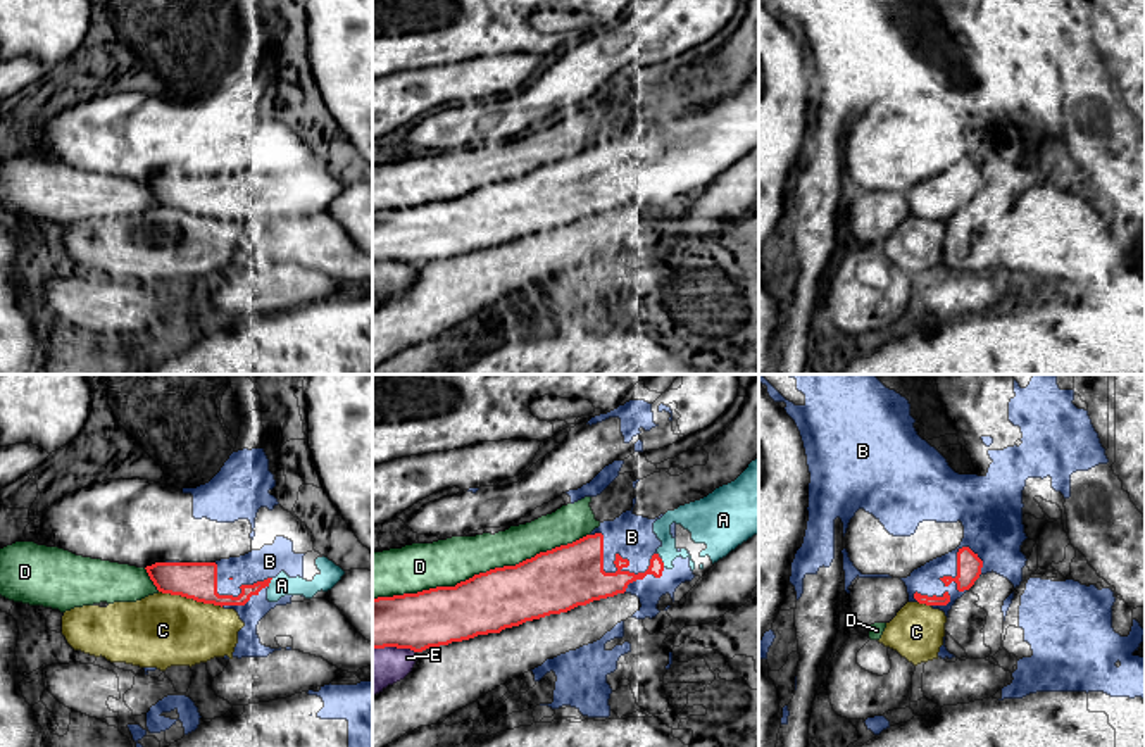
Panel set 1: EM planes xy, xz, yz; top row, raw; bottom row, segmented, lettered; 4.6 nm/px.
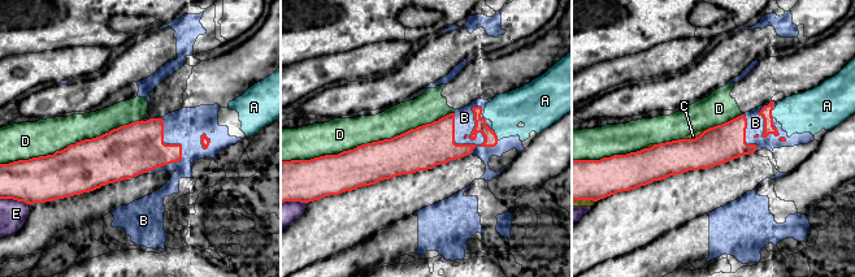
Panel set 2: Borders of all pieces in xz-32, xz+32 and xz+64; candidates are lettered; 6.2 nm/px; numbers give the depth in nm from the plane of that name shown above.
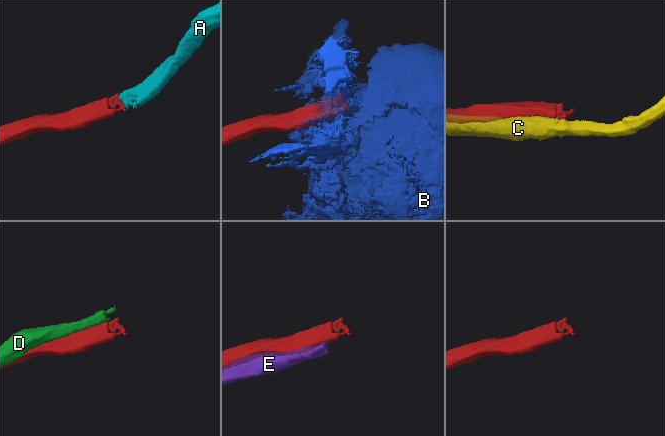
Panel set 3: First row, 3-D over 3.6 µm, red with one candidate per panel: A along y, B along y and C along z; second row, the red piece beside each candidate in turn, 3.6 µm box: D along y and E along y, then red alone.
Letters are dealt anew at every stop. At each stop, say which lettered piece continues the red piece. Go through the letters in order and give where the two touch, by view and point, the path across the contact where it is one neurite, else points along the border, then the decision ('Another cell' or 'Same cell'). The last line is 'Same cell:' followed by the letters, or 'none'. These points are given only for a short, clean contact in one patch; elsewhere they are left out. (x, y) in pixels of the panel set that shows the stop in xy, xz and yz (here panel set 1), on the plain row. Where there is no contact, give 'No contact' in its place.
A: Touches red at xy (269, 195). Path across: xy (247, 204), (269, 195), (281, 199). Same cell
B: Touches red at xz (611, 187). Another cell
C: Touches red at xy (190, 211). Another cell
D: Touches red at xz (480, 187). Another cell
E: Touches red at xz (394, 259). Another cell
Same cell: A

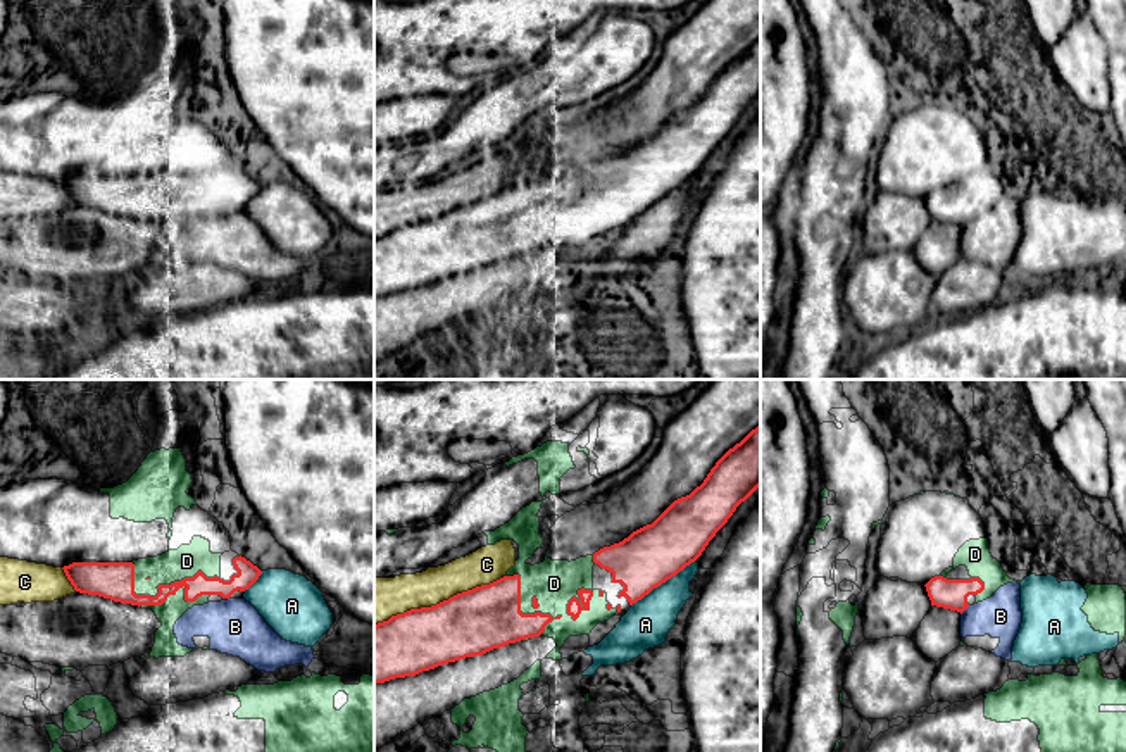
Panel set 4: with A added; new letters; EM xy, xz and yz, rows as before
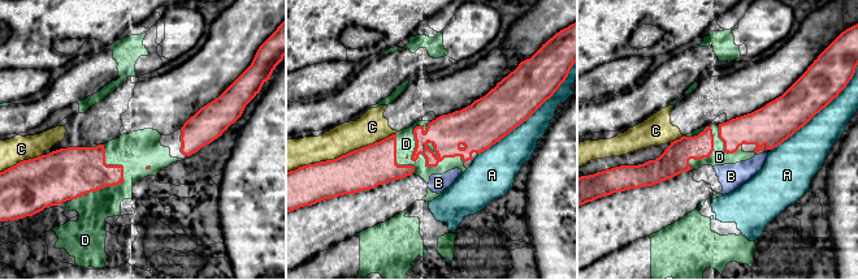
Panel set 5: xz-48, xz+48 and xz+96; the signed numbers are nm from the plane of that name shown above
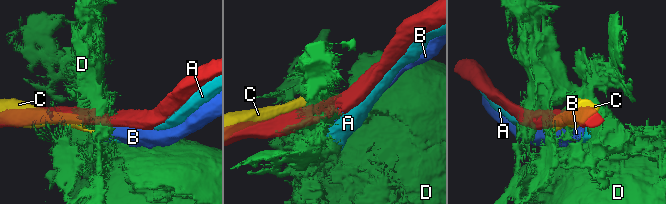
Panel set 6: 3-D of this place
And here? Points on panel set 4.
A: Touches red at xz (663, 195). Another cell
B: Touches red at yz (964, 223). Another cell
C: Touches red at xz (437, 218). Another cell
D: Touches red at xz (519, 219). Another cell
Same cell: none

